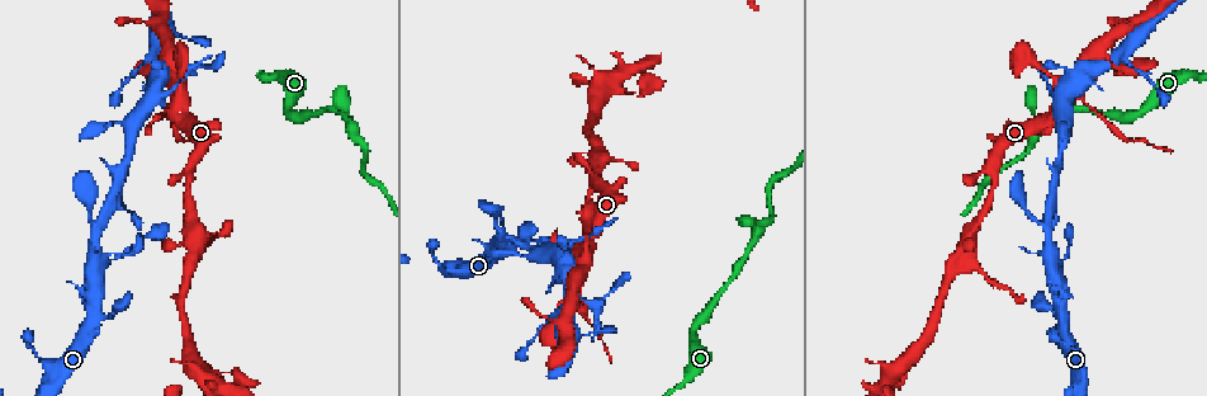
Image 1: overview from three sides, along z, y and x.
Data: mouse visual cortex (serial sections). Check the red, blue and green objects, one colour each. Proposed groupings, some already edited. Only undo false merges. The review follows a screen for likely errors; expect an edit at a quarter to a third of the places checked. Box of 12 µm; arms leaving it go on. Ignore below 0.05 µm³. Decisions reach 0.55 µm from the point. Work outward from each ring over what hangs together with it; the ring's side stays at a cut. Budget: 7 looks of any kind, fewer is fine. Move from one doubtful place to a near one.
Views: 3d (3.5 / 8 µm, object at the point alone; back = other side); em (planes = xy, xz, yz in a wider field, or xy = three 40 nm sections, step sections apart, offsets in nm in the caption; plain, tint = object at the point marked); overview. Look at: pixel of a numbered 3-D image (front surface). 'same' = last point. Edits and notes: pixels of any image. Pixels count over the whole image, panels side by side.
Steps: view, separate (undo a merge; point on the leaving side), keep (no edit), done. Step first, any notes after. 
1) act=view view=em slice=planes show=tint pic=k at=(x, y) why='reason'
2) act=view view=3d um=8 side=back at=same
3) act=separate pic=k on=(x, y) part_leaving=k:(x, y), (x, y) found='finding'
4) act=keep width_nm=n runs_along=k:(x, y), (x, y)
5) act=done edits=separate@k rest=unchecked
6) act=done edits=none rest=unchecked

act=view view=3d um=3.5 pic=1 at=(565, 263) why='three-way junction'

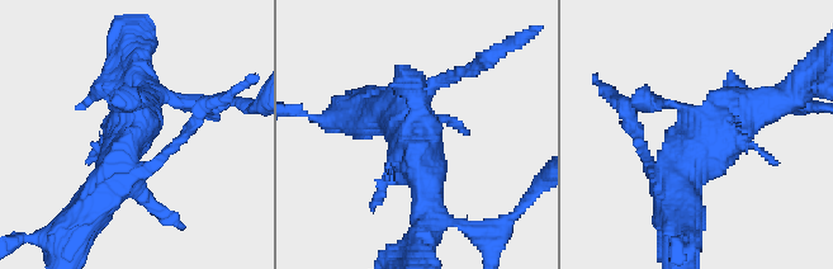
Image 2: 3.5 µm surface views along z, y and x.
act=view view=em slice=xy step=3 show=tint pic=2 at=(413, 139)

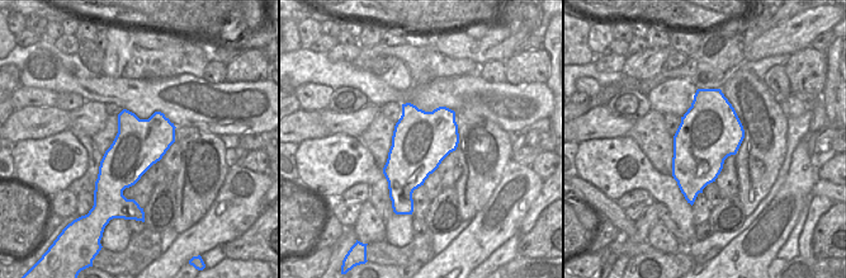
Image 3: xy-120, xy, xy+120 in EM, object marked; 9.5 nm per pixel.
act=view view=em slice=planes show=tint at=same

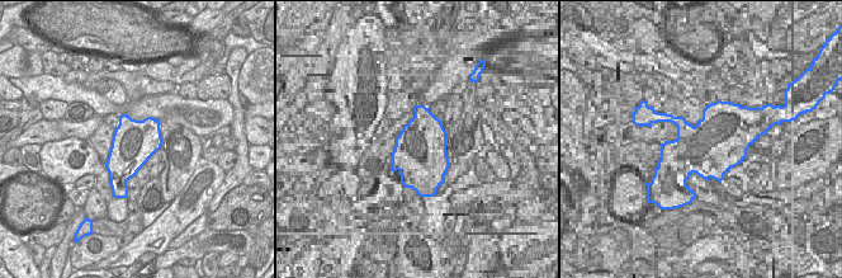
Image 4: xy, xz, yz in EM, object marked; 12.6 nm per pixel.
act=keep runs_along=2:(676, 198), (685, 151), (776, 100) found='all the same cell'

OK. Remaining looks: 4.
act=view view=3d um=3.5 pic=1 at=(758, 232) why='a narrow waist'

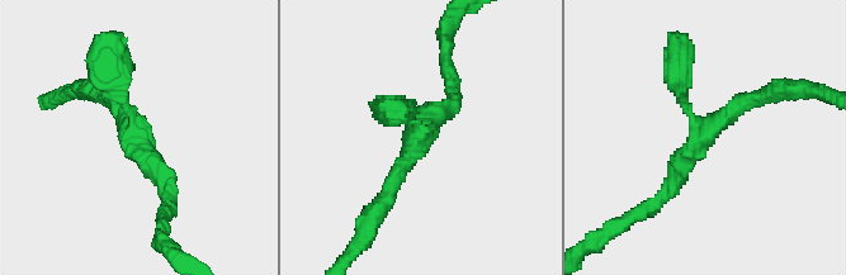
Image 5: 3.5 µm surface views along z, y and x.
act=view view=em slice=planes show=plain pic=5 at=(707, 131) arms=3 arm_widths_nm=200,250,300 why='need the tissue'

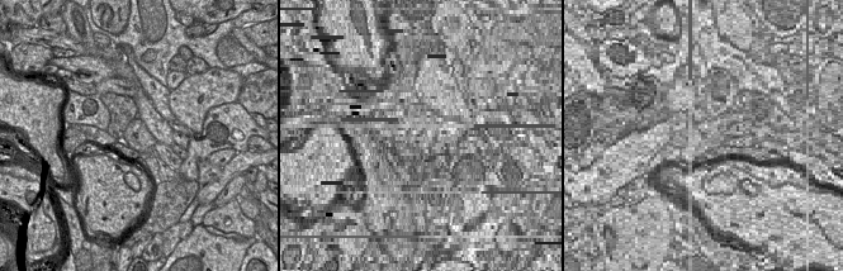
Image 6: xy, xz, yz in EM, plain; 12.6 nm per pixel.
act=view view=em slice=planes show=tint at=same

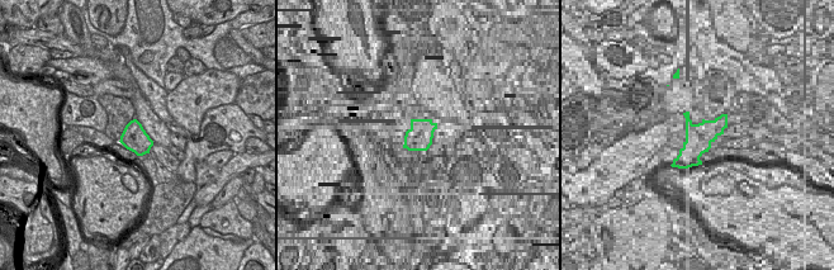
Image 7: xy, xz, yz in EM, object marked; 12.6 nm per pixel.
act=keep runs_along=5:(769, 94), (717, 122), (665, 195) found='all the same cell'

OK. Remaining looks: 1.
act=done edits=none rest=unchecked

